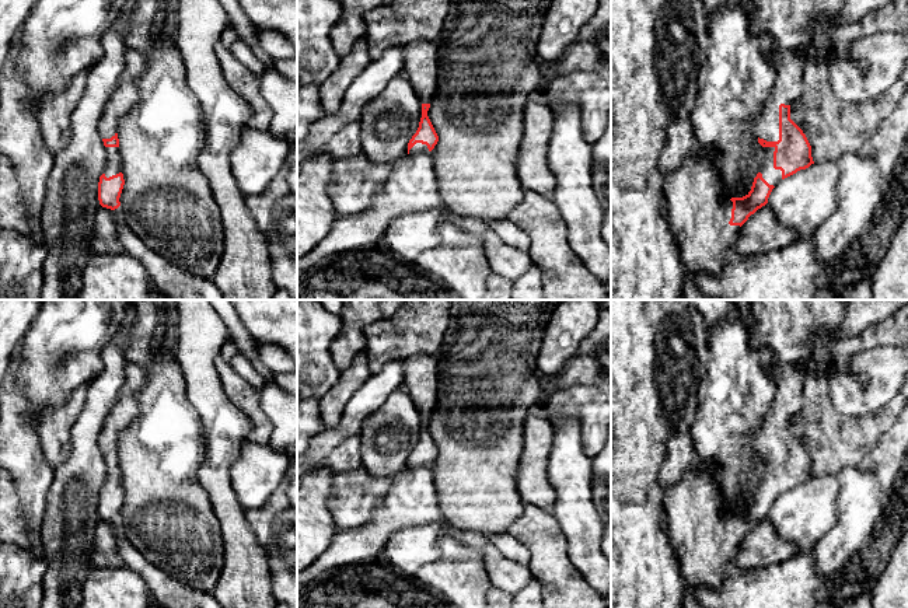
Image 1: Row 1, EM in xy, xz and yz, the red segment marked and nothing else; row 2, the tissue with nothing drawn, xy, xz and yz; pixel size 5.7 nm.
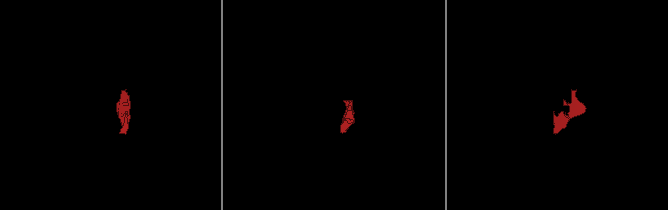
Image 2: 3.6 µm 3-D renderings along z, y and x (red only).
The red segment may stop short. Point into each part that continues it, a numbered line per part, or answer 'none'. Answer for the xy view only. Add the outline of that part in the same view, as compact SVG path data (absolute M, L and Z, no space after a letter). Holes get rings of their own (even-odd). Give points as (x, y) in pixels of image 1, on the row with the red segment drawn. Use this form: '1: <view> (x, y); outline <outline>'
1: xy (112, 166); outline M105 147L105 170L104 174L106 178L122 172L122 163L119 156L119 147Z

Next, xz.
1: xz (418, 147); outline M416 143L411 150L409 154L418 154L418 153L430 153L426 144Z

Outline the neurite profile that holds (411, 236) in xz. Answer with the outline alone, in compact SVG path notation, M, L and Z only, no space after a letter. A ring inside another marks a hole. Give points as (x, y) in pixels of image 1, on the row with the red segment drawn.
M441 207L399 217L385 228L381 242L415 262L420 254L437 245L439 227L444 220Z

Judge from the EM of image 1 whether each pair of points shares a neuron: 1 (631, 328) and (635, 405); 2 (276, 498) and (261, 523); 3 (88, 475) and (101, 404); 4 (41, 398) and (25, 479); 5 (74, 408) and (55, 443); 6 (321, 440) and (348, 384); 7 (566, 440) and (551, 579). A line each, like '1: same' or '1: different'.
1: same
2: same
3: same
4: different
5: same
6: different
7: different

